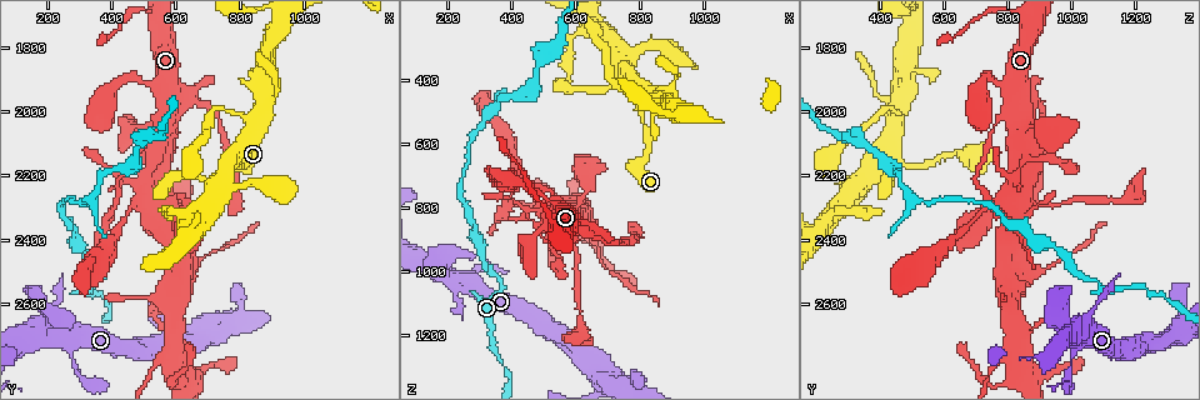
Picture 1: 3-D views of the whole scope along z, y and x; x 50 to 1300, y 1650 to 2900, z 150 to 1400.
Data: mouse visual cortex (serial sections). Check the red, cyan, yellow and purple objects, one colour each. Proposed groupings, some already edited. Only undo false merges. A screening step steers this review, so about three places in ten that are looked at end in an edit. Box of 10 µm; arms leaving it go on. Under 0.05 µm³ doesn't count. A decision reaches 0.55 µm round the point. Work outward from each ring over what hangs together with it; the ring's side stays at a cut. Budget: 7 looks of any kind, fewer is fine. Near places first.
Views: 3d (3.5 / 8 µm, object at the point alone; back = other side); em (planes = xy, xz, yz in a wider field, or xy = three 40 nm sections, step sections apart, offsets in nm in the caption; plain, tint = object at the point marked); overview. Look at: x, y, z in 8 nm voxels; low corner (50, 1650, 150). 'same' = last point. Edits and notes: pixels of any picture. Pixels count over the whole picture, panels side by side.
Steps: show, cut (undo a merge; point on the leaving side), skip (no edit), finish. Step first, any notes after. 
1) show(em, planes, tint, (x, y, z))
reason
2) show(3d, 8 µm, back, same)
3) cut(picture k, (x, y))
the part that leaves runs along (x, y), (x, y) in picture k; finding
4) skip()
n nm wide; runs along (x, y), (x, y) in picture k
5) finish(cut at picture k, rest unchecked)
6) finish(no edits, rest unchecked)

show(3d, 8 µm, (800, 2160, 460))
thin arm on a thick one

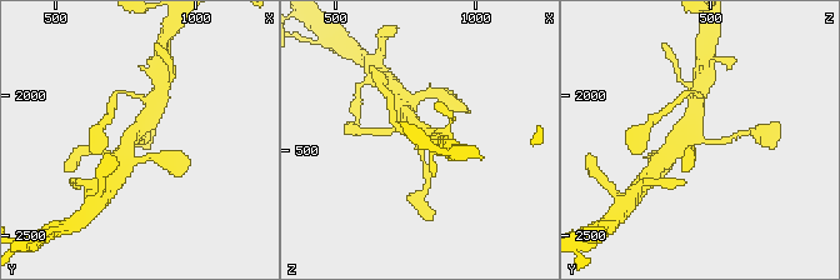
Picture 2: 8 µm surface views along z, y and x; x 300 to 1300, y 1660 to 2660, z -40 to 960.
show(em, planes, tint, same)
need the tissue

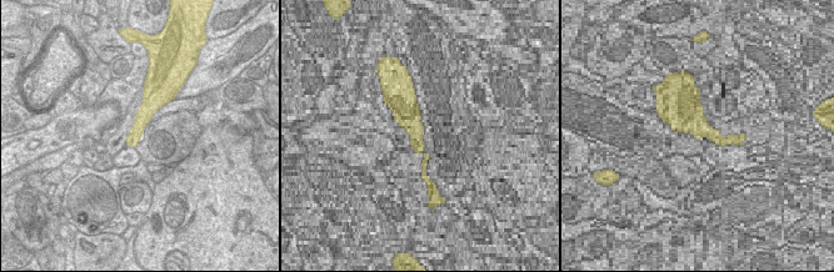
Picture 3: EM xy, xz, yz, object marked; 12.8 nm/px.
skip()
runs along (149, 94), (149, 106), (131, 142) in picture 3; all the same cell

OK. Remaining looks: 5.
show(3d, 3.5 µm, (630, 1950, 840))
four arms meet

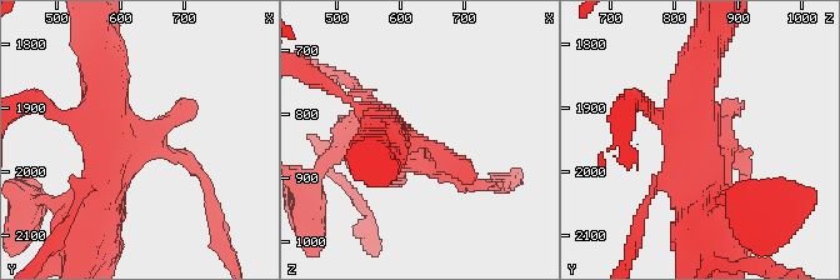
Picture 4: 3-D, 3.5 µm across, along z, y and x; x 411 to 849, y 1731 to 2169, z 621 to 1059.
show(em, planes, tint, (620, 1950, 835))
now the EM

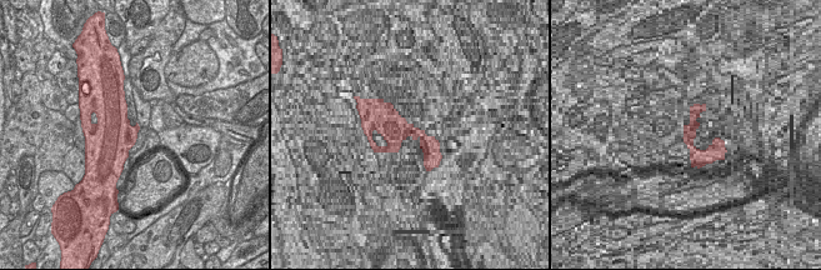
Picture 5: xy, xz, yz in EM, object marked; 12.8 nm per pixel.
skip()
runs along (384, 135), (473, 183) in picture 4; continuous, no second cell

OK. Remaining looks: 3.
show(3d, 3.5 µm, (580, 2280, 830))
thin arm on a thick one

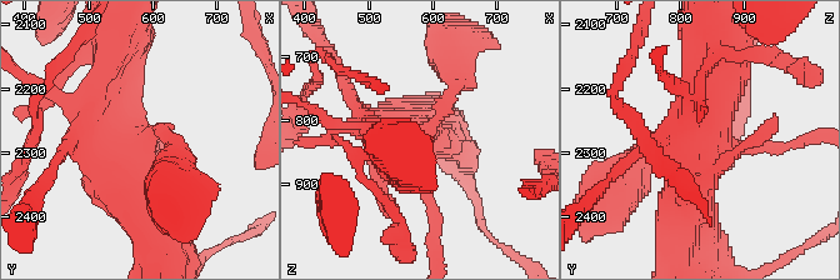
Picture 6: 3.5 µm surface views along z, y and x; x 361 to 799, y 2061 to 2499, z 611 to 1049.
show(em, planes, tint, (580, 2285, 825))
shape alone is not enough

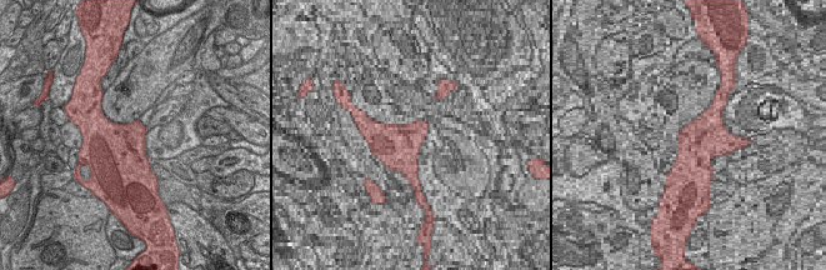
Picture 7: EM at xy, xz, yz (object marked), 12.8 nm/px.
skip()
runs along (724, 65), (718, 126), (685, 218) in picture 6; continuous, no second cell

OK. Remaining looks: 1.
finish(no edits, rest unchecked)

